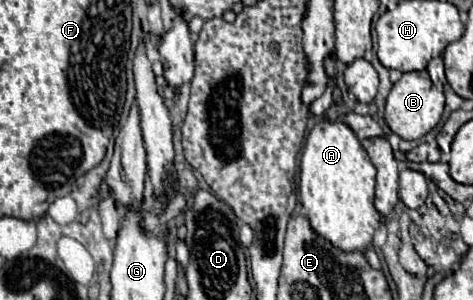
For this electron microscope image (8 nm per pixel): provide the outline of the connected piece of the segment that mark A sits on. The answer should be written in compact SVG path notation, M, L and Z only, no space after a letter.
M321 119L309 131L309 135L305 139L303 153L301 153L301 163L299 163L301 205L307 209L307 217L311 221L311 227L343 251L365 251L367 247L371 247L373 233L381 227L381 217L373 205L375 173L377 171L375 171L367 151L363 149L361 141L357 139L357 135L353 133L353 129L347 123Z

